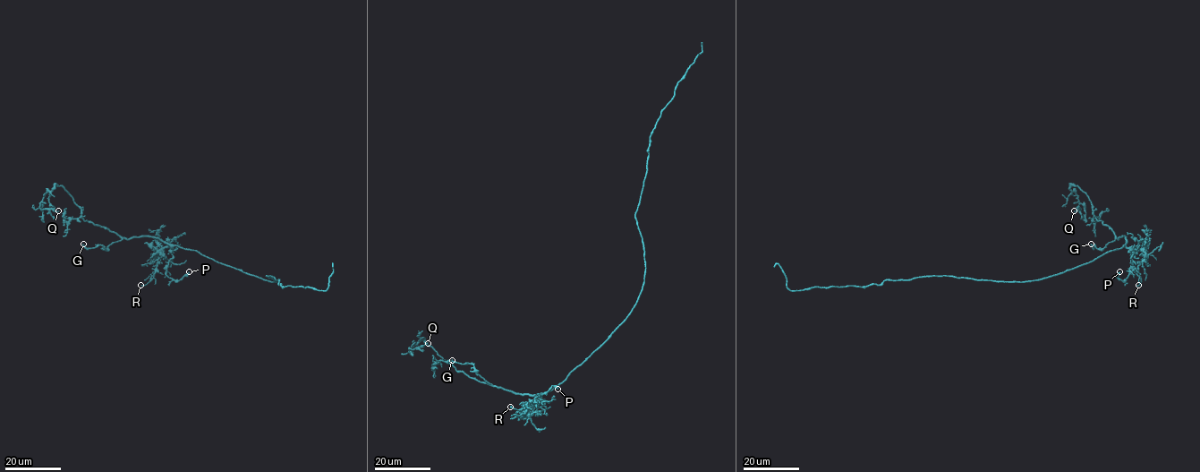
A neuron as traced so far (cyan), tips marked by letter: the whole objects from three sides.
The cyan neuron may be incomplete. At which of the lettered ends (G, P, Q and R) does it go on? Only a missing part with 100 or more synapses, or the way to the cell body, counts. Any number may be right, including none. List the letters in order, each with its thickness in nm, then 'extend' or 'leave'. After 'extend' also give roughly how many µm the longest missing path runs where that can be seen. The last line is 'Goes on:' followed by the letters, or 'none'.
G: 160 nm thick; leave
P: 280 nm thick; leave
Q: 160 nm thick; leave
R: 130 nm thick; leave
Goes on: none

